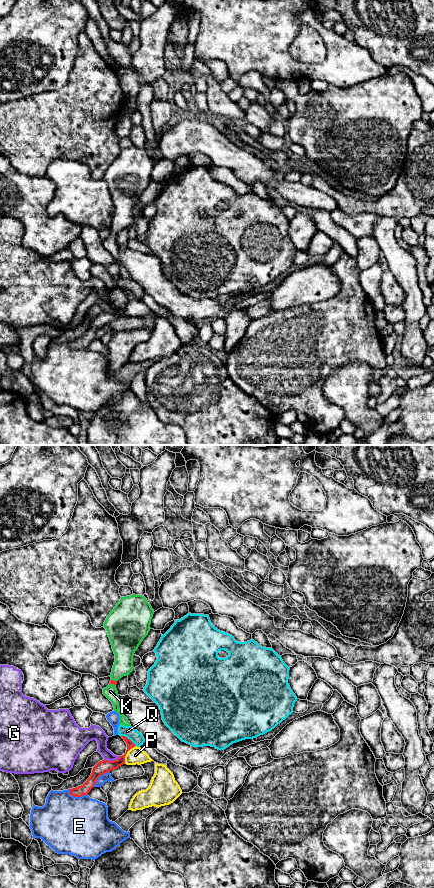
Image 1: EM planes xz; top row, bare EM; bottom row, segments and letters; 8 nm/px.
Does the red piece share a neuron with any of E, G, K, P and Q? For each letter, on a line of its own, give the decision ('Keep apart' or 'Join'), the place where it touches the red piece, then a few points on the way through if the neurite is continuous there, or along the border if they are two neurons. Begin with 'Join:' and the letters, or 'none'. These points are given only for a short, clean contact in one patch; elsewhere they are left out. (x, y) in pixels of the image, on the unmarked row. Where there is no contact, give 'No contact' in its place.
Join: none
E: Keep apart. Touches red at xz (77, 348)
G: Keep apart. Touches red at xz (111, 313)
K: Keep apart. Touches red at xz (112, 235)
P: Keep apart. Touches red at xz (126, 305). Boundary: xz (135, 297), (127, 304), (124, 315)
Q: Keep apart. Touches red at xz (129, 291). Boundary: xz (121, 287), (129, 290), (136, 297)

